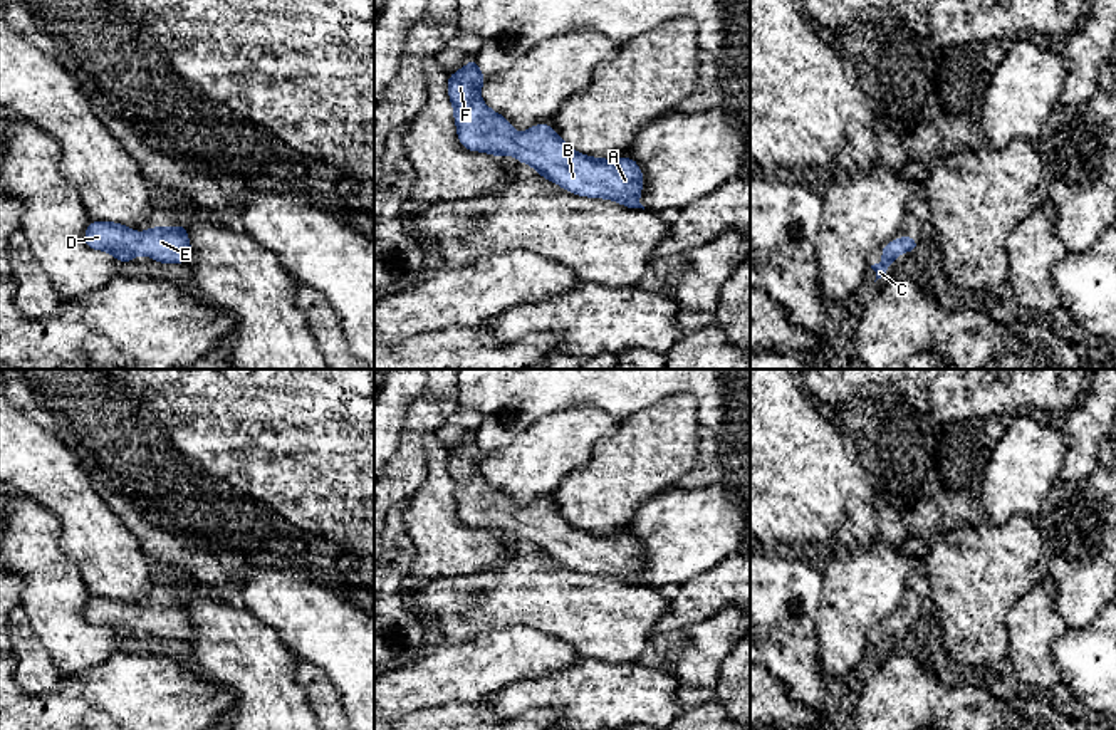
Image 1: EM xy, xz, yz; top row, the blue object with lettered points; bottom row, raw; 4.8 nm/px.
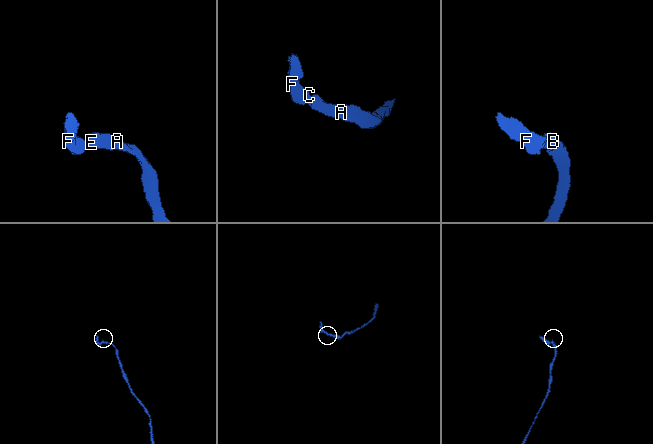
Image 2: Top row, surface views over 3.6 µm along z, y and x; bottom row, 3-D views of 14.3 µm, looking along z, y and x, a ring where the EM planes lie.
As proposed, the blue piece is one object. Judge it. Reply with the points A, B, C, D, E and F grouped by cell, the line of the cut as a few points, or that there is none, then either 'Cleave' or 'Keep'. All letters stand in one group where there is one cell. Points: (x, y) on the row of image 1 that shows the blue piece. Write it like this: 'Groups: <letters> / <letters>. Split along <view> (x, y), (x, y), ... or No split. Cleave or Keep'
Groups: A B C D E F. No split. Keep

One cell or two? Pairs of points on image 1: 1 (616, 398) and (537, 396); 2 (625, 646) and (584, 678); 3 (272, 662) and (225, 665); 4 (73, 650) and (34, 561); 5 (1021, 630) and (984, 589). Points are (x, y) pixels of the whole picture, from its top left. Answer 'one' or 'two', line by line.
1: one
2: two
3: one
4: one
5: two

